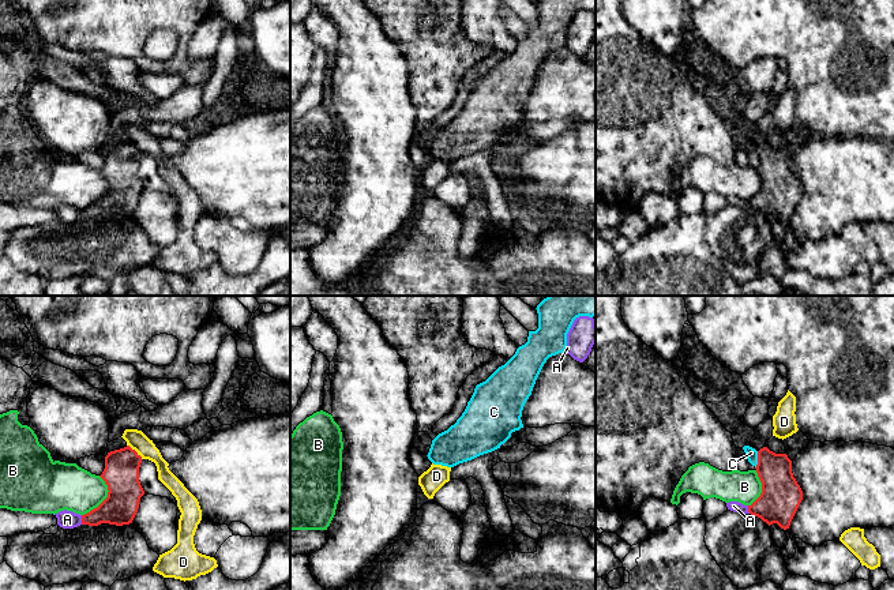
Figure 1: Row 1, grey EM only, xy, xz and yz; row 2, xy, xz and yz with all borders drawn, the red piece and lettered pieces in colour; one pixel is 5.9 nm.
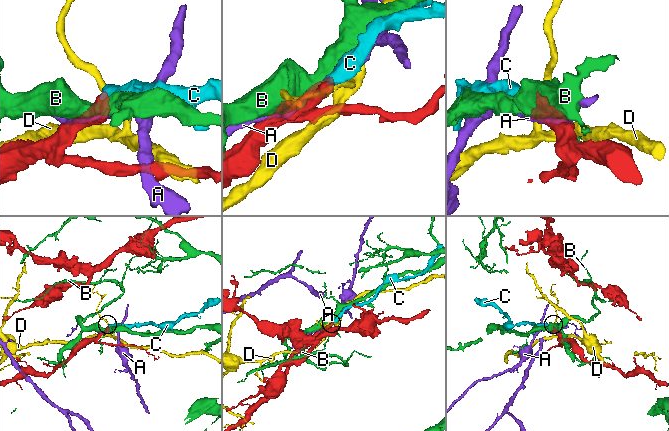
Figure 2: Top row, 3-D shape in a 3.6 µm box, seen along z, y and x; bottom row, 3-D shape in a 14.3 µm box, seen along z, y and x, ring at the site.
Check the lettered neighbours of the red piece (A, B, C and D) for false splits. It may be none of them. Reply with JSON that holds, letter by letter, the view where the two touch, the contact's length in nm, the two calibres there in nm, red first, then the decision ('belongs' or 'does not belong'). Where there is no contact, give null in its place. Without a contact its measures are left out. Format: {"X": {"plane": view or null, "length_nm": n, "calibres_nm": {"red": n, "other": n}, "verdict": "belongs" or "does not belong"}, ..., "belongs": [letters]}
{"A": {"plane": "xy", "length_nm": 60, "calibres_nm": {"red": 200, "other": 110}, "verdict": "does not belong"}, "B": {"plane": "xy", "length_nm": 260, "calibres_nm": {"red": 200, "other": 280}, "verdict": "does not belong"}, "C": {"plane": "yz", "length_nm": 110, "calibres_nm": {"red": 240, "other": 70}, "verdict": "belongs"}, "D": {"plane": "xy", "length_nm": 130, "calibres_nm": {"red": 200, "other": 120}, "verdict": "does not belong"}, "belongs": ["C"]}

